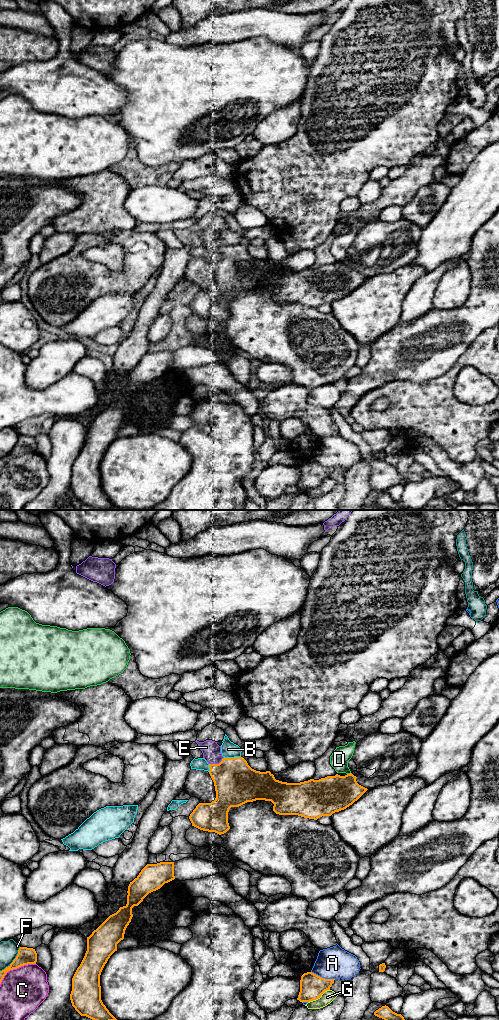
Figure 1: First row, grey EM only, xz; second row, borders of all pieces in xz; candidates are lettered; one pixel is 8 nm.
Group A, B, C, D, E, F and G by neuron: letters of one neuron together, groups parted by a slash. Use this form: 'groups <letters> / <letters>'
groups A / B / C / D / E / F / G

